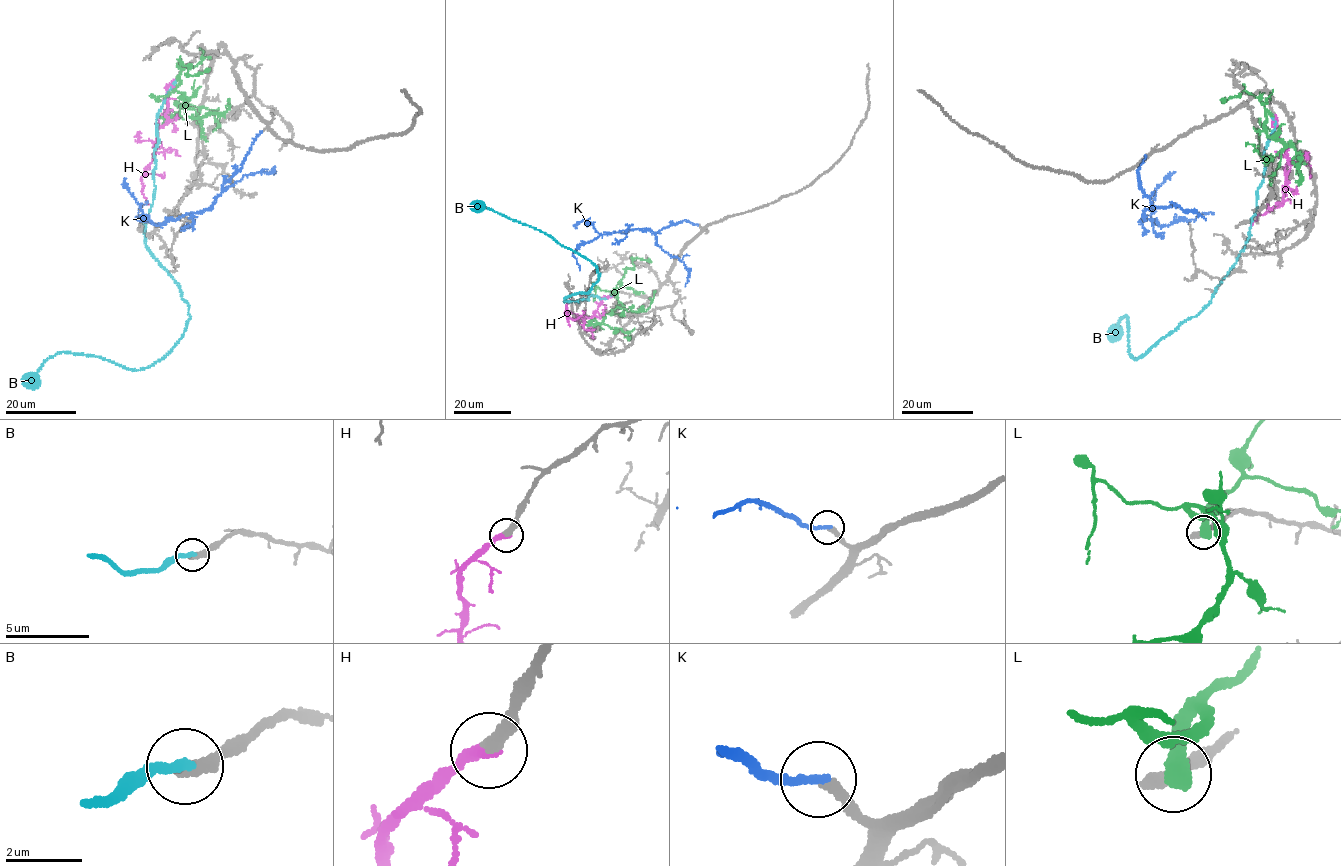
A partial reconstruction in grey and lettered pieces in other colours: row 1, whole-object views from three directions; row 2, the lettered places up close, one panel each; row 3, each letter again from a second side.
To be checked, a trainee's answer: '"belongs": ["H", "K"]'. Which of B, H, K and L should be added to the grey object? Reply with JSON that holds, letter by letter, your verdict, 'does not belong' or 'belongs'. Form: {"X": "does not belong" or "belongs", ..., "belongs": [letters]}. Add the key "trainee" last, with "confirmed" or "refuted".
{"B": "does not belong", "H": "belongs", "K": "belongs", "L": "does not belong", "belongs": ["H", "K"], "trainee": "confirmed"}

